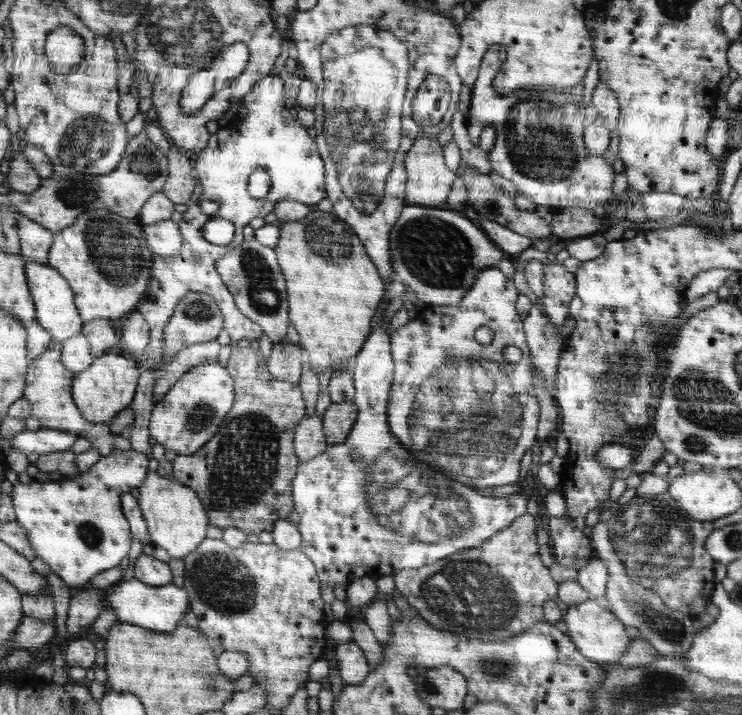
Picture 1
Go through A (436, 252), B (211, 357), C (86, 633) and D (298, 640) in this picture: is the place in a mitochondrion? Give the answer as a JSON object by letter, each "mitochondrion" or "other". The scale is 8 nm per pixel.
{"A":"mitochondrion","B":"other","C":"other","D":"other"}

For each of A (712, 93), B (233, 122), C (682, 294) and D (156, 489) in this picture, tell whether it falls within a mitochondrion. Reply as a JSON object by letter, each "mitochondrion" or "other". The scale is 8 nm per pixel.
{"A":"other","B":"other","C":"other","D":"other"}

